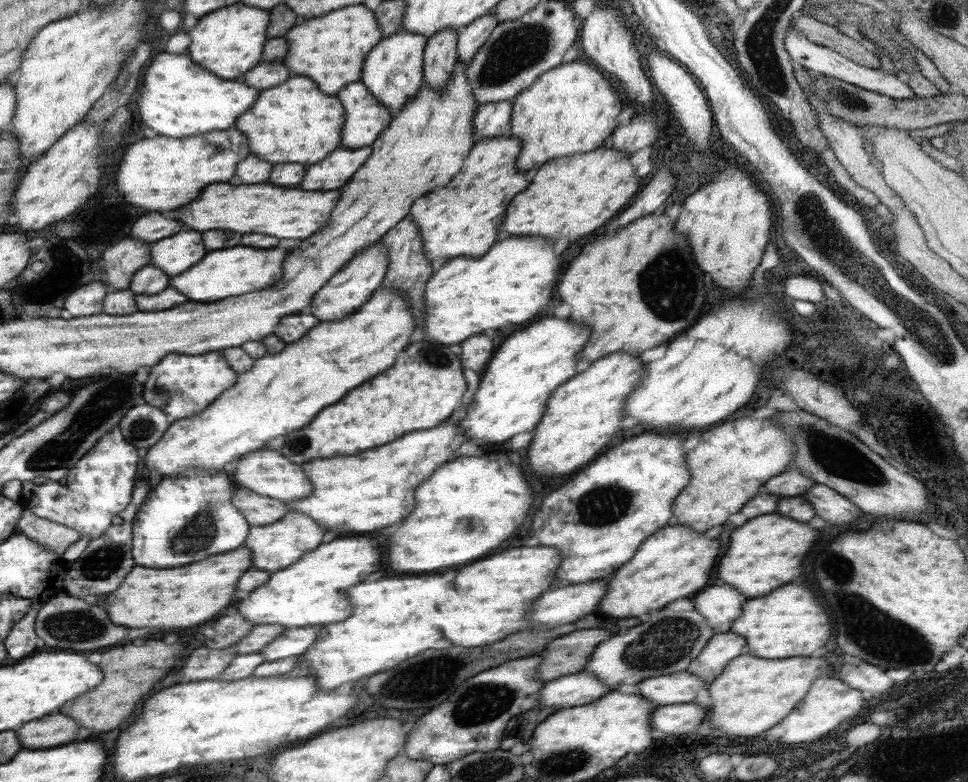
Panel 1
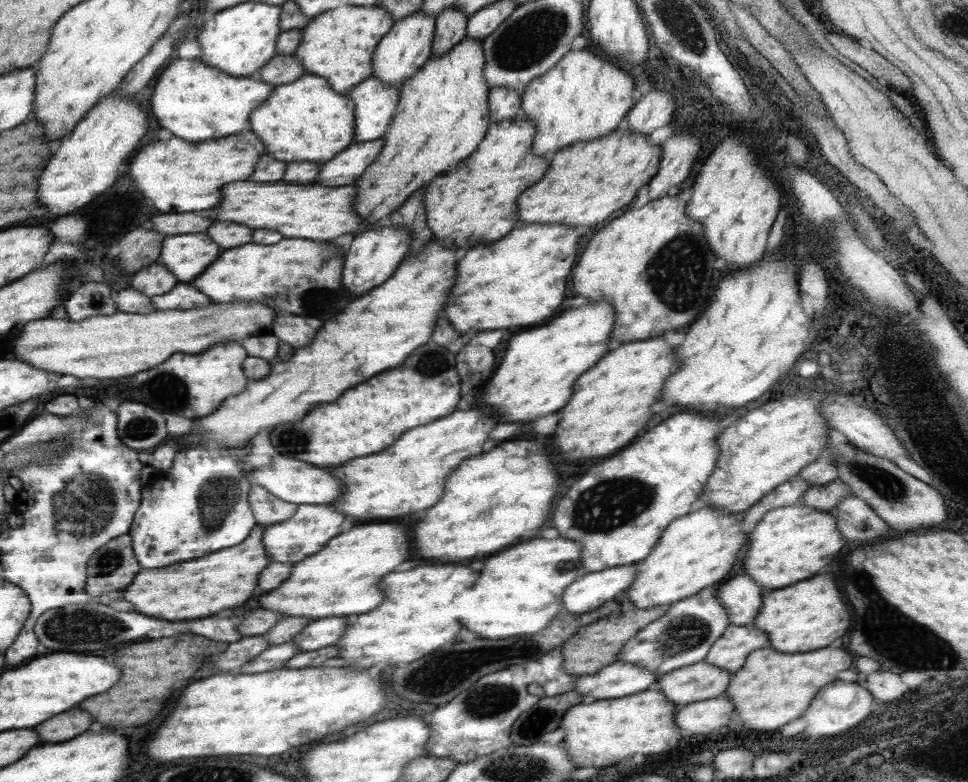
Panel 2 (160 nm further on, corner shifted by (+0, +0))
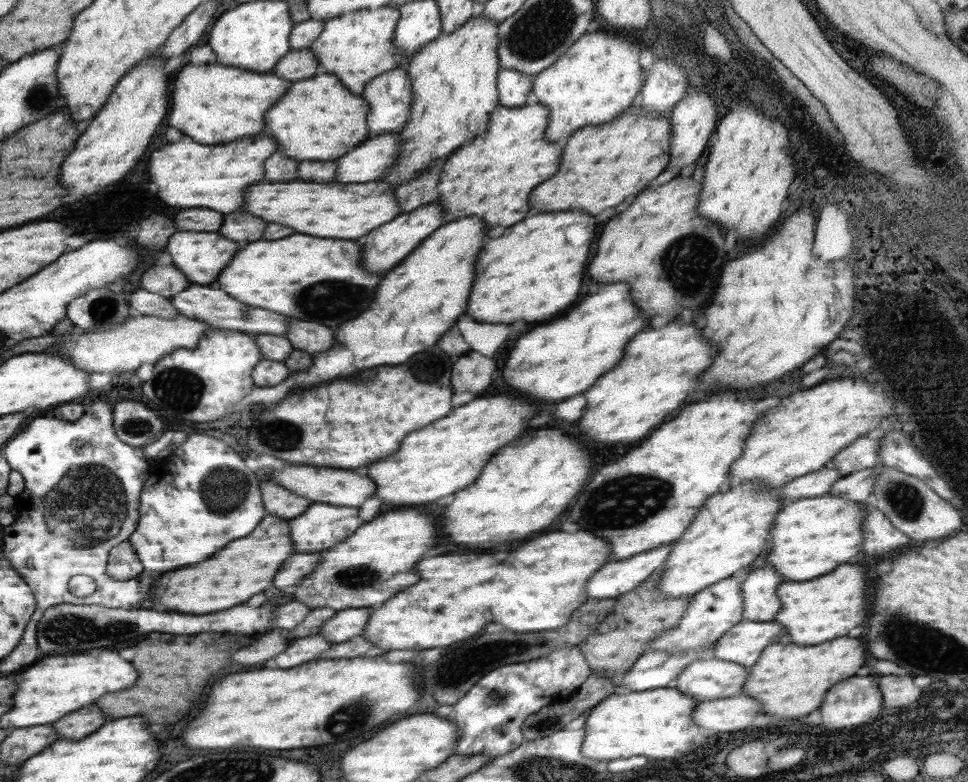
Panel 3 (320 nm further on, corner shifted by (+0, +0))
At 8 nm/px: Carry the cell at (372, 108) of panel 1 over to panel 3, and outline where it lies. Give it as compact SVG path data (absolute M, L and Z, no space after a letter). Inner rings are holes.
M407 67L380 74L370 86L366 86L364 98L370 102L370 136L400 132L409 121L413 104L412 81Z

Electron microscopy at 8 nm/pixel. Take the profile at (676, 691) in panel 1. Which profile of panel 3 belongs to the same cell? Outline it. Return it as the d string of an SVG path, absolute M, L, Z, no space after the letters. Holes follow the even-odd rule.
M700 659L679 676L676 688L696 700L714 700L739 695L749 675L749 667L733 662Z

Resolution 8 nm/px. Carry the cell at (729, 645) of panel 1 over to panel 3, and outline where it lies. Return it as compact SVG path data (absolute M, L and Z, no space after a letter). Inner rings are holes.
M743 618L717 640L714 656L718 660L751 667L758 662L766 646L786 637L787 628L779 622Z

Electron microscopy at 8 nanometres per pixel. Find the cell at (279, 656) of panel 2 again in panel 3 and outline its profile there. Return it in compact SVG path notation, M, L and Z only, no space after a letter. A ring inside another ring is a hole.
M320 634L290 641L288 648L274 656L274 668L294 668L318 658L332 648L332 643Z

